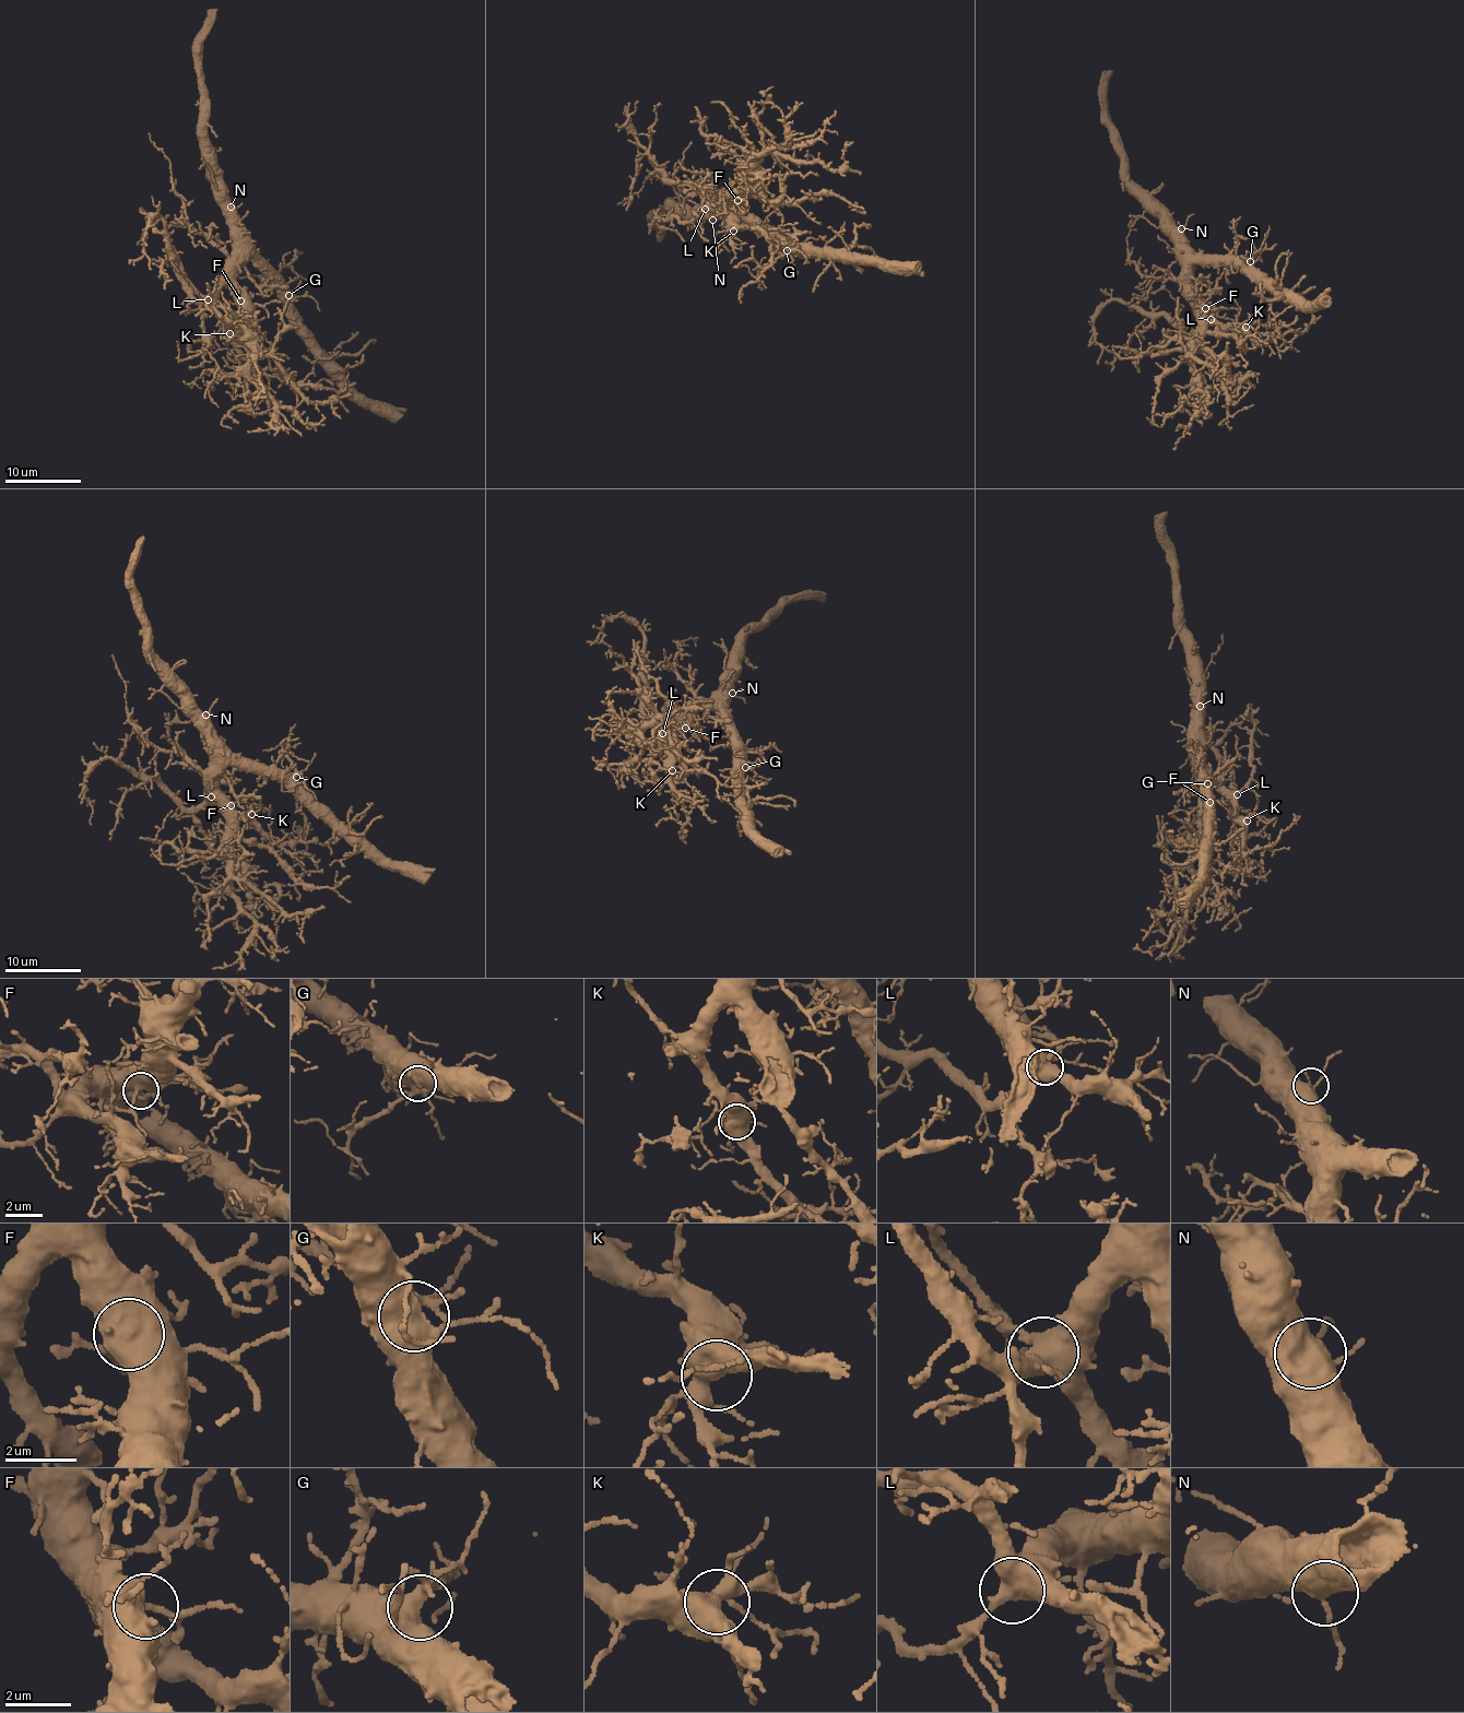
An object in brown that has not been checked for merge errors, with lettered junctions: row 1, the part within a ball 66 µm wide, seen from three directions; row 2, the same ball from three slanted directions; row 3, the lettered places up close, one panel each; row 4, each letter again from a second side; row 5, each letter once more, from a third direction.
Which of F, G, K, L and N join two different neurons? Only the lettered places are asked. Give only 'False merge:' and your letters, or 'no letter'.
False merge: no letter

